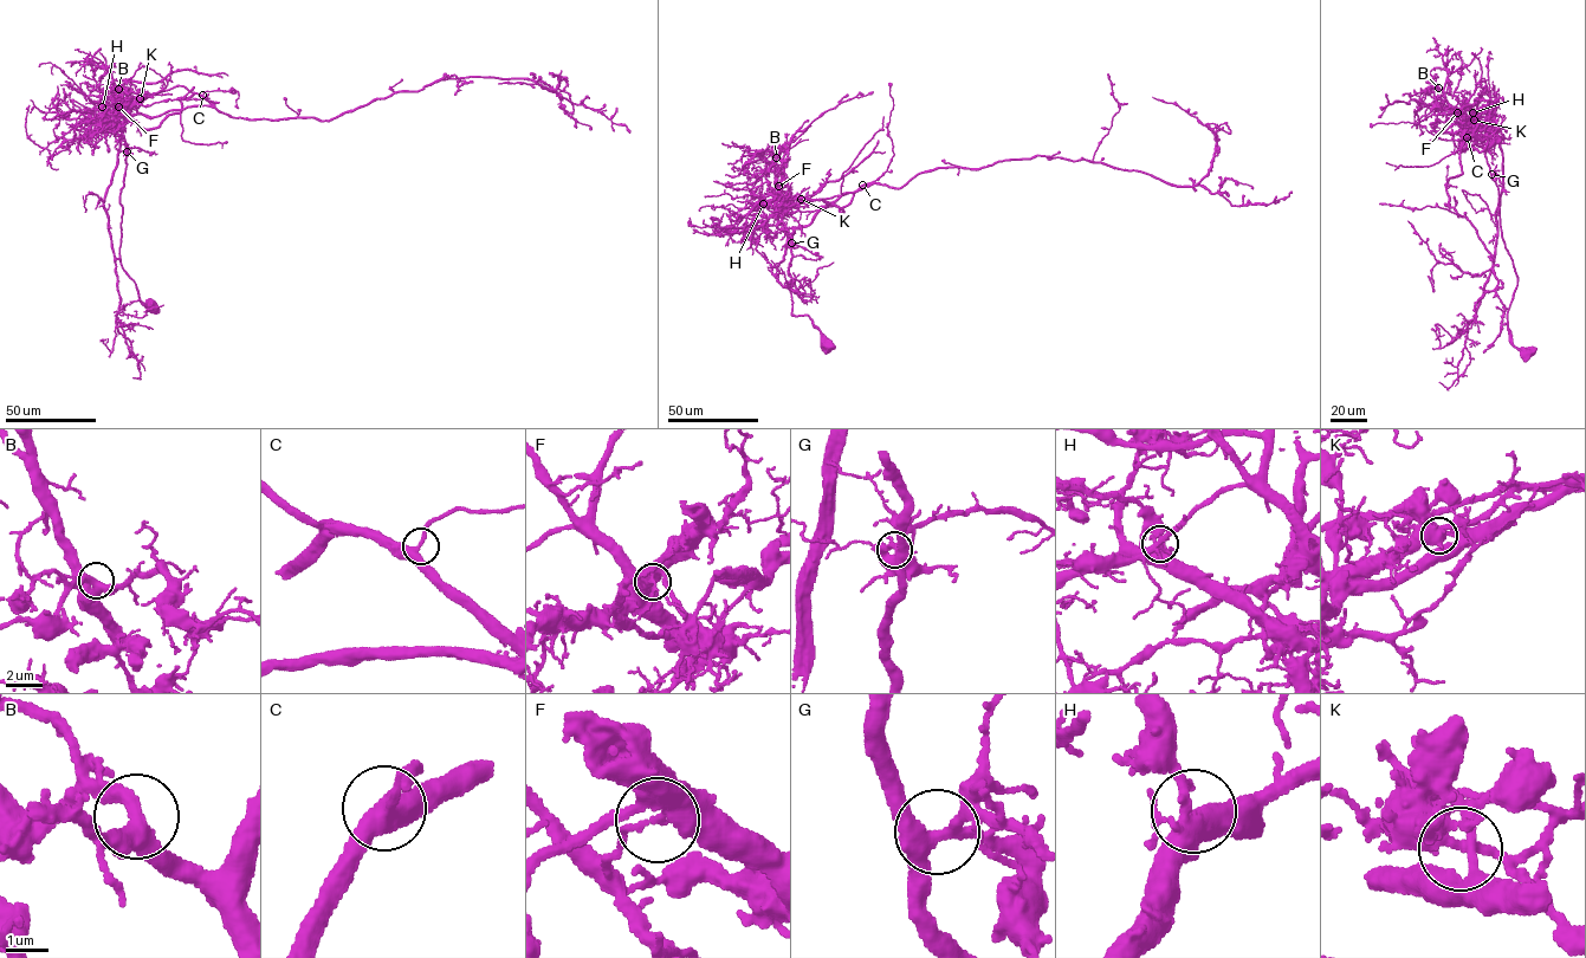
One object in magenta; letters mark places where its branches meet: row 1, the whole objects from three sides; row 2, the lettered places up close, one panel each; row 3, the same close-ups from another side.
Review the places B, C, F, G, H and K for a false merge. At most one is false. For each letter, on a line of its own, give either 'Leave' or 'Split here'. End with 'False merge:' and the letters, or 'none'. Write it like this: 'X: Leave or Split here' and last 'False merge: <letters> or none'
B: Leave
C: Leave
F: Split here
G: Leave
H: Leave
K: Leave
False merge: F

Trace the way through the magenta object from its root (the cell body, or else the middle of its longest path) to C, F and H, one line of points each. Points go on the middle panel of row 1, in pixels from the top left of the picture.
C: (829, 344), (809, 316), (791, 315), (791, 239), (779, 204), (843, 195), (862, 185)
F: (829, 344), (809, 316), (791, 315), (788, 269), (791, 239), (781, 215), (778, 186)
H: (829, 344), (809, 316), (791, 315), (788, 269), (791, 237), (781, 215), (778, 200), (763, 204)

